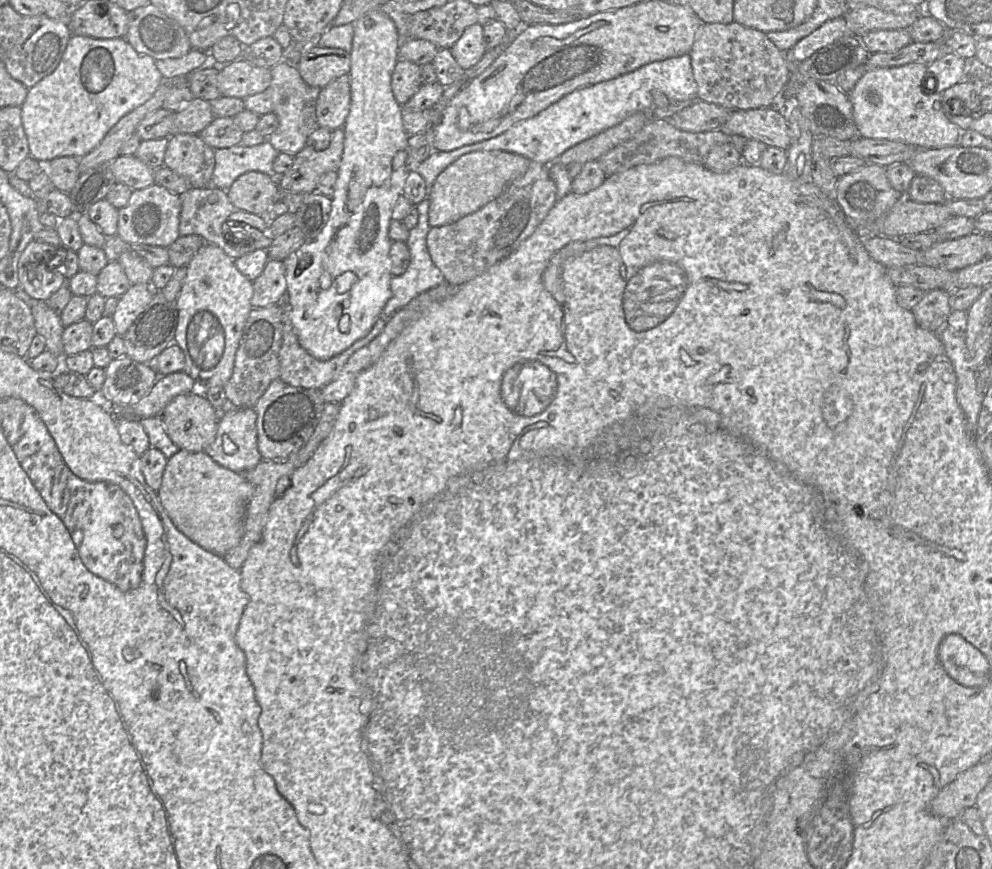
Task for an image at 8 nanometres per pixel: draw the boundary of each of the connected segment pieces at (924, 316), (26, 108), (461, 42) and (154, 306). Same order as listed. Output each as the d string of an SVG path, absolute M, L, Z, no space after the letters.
M935 289L925 293L920 302L911 309L919 327L937 332L945 326L952 311L949 294L950 292L944 289Z
M72 35L57 68L28 89L21 105L21 119L29 155L46 164L59 157L81 158L95 149L126 114L147 102L163 82L155 59L137 52L125 38L97 39Z
M476 23L467 27L450 50L463 71L477 64L487 51L483 44L483 26Z
M153 291L151 301L122 336L125 355L146 364L174 343L178 323L176 301L165 299L161 291Z

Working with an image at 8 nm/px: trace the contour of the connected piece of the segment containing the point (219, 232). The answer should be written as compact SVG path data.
M208 186L193 189L180 195L180 236L198 235L205 243L222 247L222 244L235 244L235 239L225 237L222 226L229 215L237 209L229 200L227 190Z

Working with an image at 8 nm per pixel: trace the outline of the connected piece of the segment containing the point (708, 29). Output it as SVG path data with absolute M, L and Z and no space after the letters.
M735 21L701 24L688 53L698 86L697 98L730 110L777 106L778 95L789 81L789 63L784 53L763 31Z

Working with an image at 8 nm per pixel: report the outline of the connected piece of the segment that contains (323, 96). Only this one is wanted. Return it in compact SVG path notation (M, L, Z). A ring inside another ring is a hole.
M342 75L323 87L316 100L319 127L334 131L343 127L351 101L350 75Z

